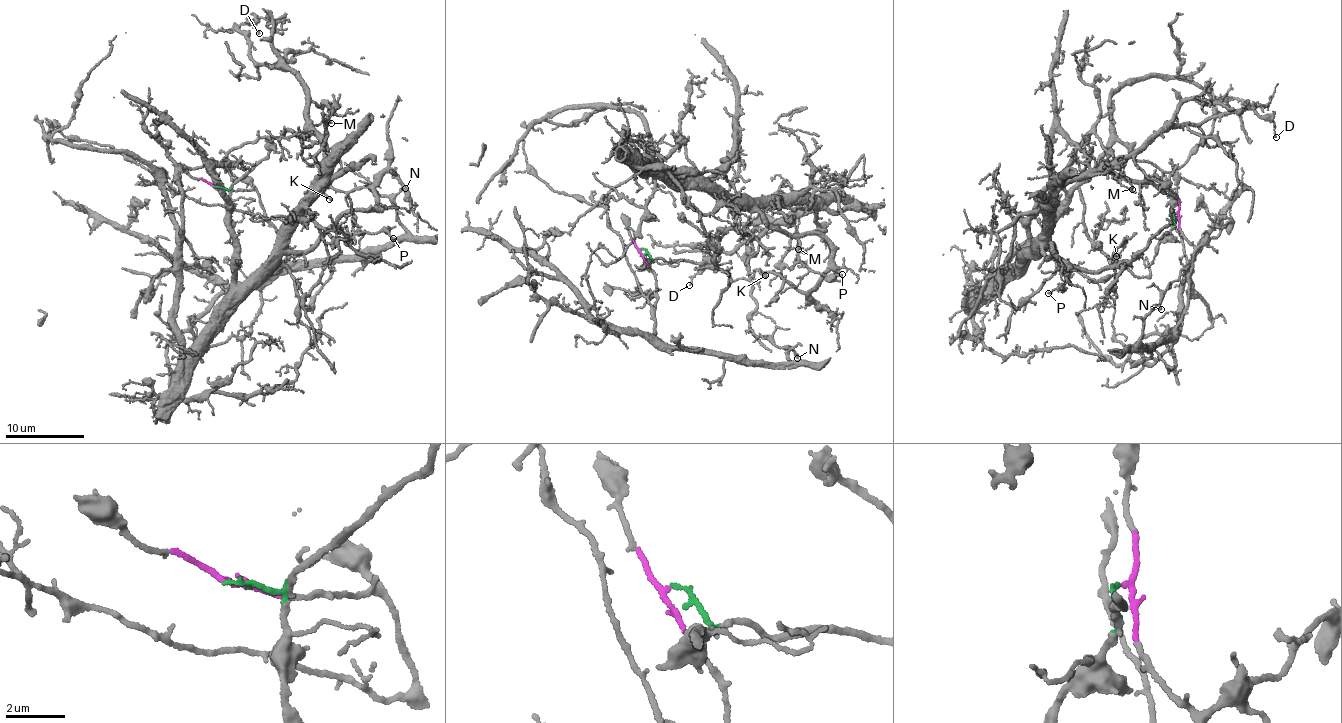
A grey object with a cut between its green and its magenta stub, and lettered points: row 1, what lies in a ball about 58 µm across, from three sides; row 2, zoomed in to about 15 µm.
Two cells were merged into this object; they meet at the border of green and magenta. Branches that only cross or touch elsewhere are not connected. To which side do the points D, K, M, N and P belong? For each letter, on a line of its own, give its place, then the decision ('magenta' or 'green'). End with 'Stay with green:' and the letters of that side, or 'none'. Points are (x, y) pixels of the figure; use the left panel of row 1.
D: at (259, 33); green
K: at (329, 199); green
M: at (331, 123); green
N: at (405, 188); magenta
P: at (393, 238); green
Stay with green: D, K, M, P

